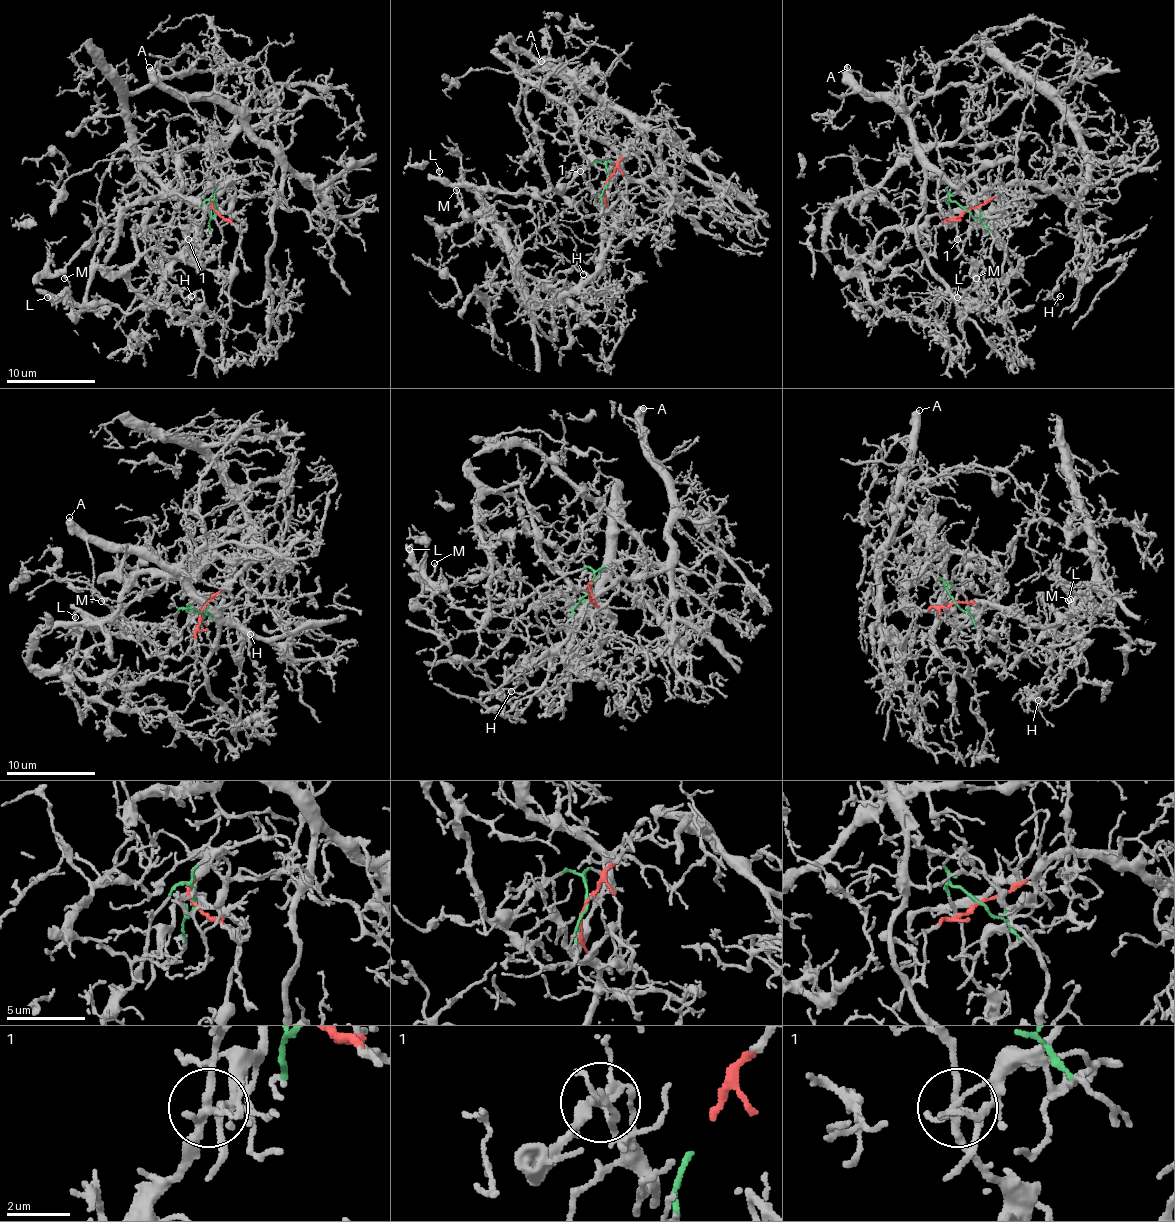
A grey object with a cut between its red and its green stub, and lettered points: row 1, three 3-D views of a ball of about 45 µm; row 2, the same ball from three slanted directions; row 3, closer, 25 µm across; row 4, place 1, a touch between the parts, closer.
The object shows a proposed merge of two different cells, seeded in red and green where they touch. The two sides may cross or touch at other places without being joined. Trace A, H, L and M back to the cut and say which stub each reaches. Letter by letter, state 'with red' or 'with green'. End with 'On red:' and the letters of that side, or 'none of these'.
A: with red
H: with red
L: with green
M: with green
On red: A, H

